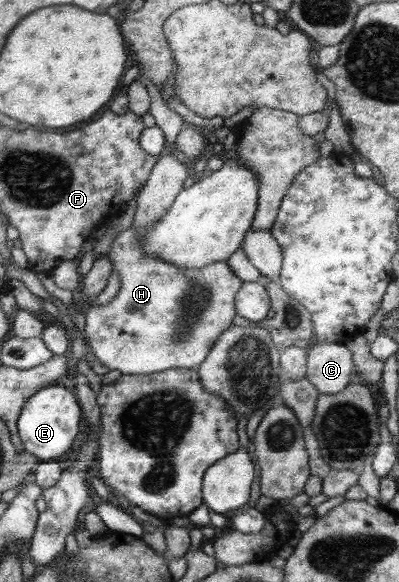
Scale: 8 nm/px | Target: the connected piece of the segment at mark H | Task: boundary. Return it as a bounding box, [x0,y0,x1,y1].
[84,228,242,374]

